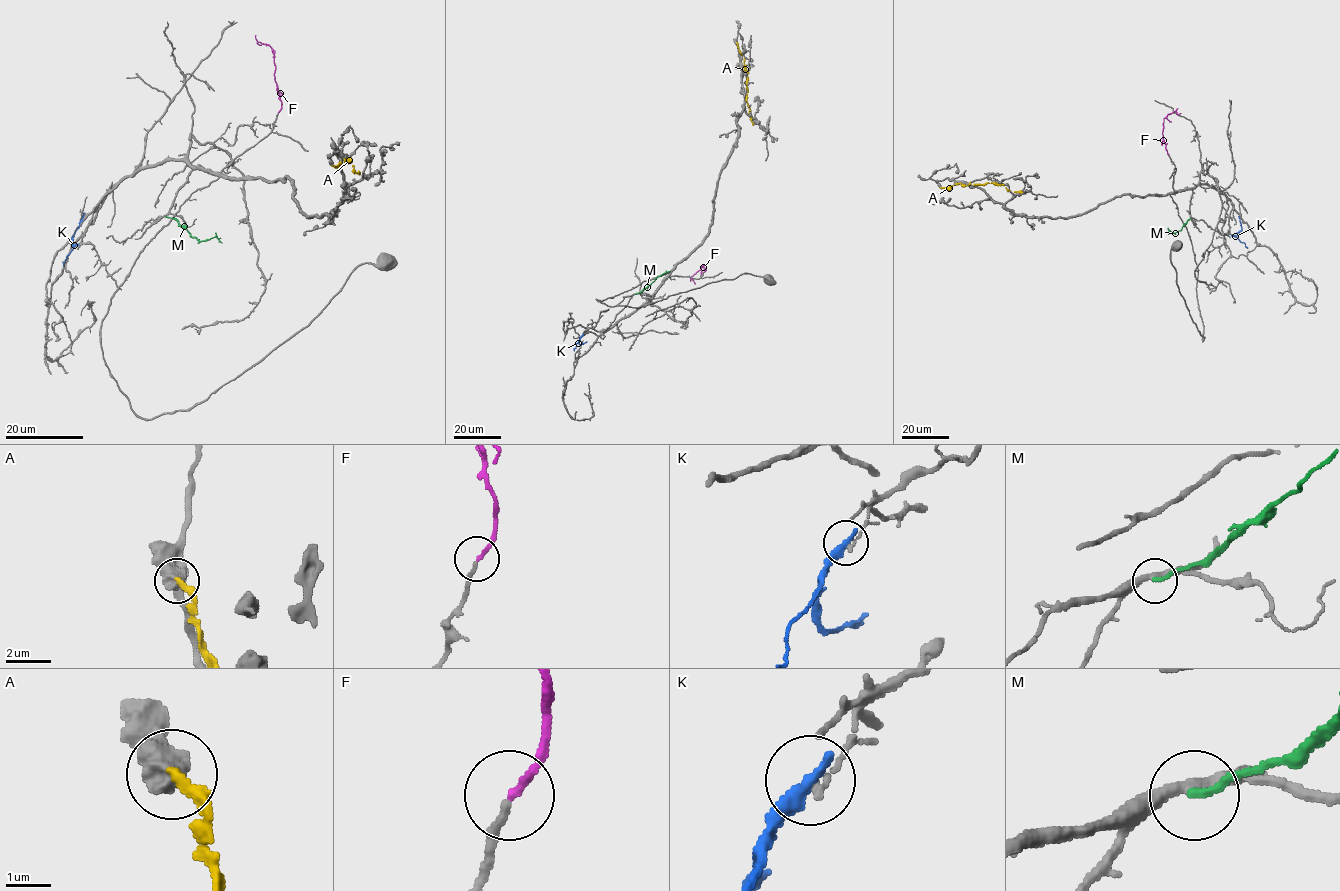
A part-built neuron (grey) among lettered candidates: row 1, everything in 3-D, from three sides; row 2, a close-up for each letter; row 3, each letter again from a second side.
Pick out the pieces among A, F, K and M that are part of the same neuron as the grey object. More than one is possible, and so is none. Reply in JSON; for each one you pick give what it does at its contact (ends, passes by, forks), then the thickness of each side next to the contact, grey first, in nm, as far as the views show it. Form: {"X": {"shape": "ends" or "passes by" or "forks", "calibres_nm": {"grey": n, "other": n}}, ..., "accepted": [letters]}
{"F": {"shape": "ends", "calibres_nm": {"grey": 170, "other": 160}}, "accepted": ["F"]}

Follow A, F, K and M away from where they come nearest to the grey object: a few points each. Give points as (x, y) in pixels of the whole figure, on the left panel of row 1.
A: (331, 165), (337, 166), (350, 158), (352, 172), (359, 172)
F: (278, 112), (281, 101), (275, 80), (274, 52), (256, 39), (259, 45), (263, 43)
K: (77, 245), (72, 244), (73, 235), (85, 213)
M: (165, 217), (173, 218), (199, 241), (215, 237), (222, 243)

